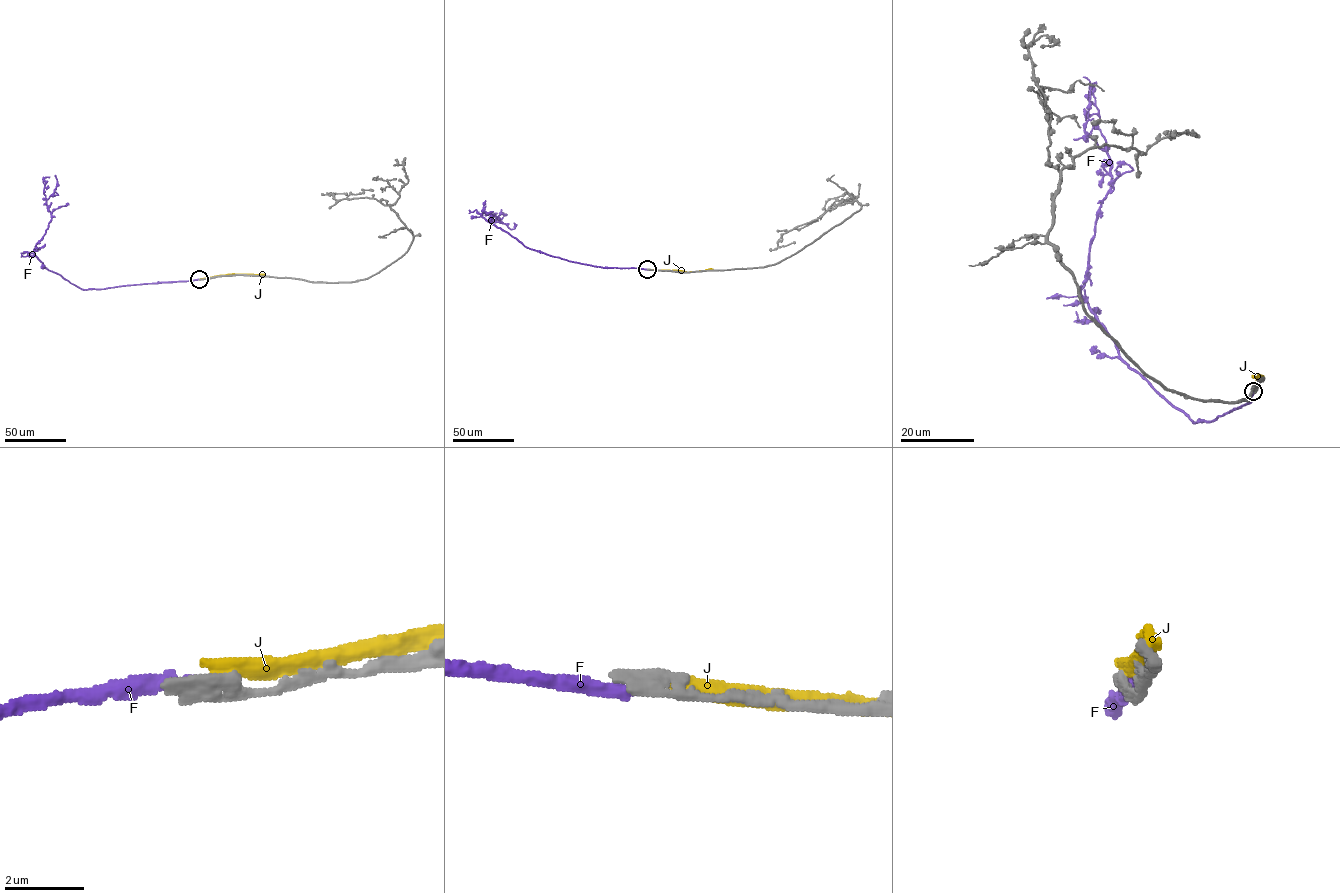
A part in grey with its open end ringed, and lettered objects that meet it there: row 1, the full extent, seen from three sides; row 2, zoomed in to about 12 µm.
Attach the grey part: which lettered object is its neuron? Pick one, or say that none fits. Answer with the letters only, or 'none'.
none

